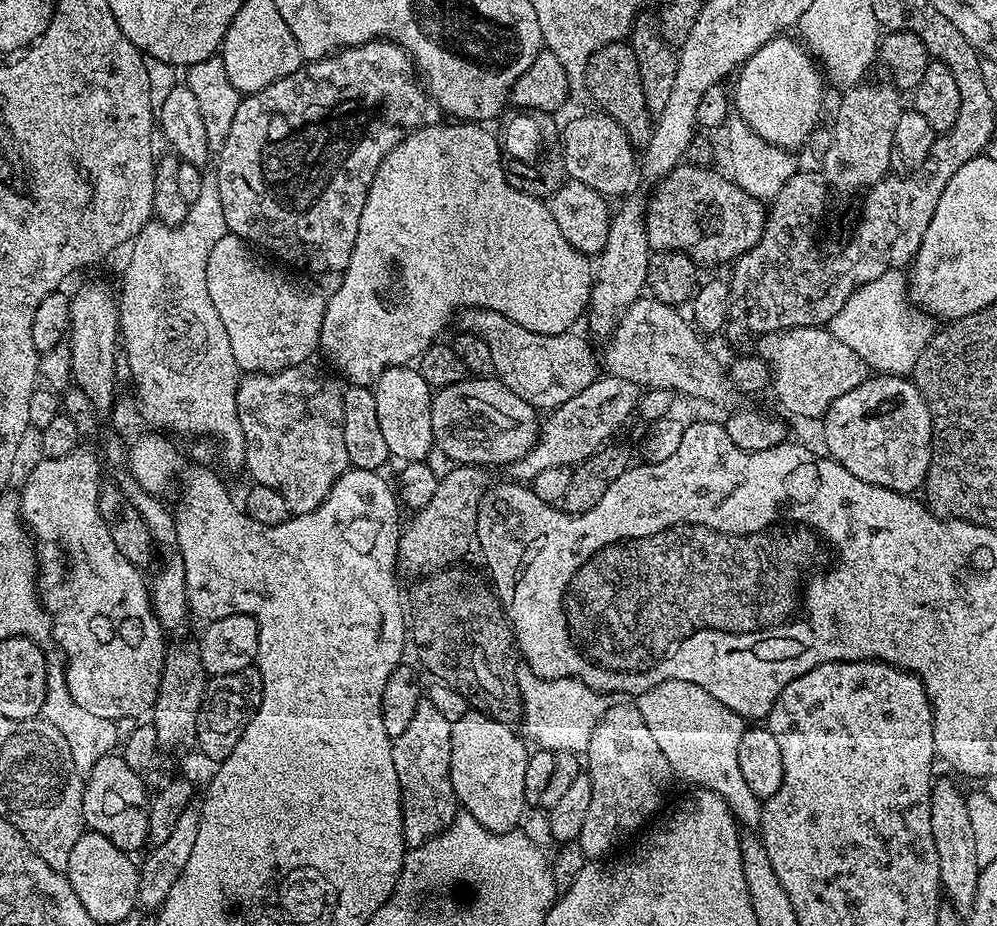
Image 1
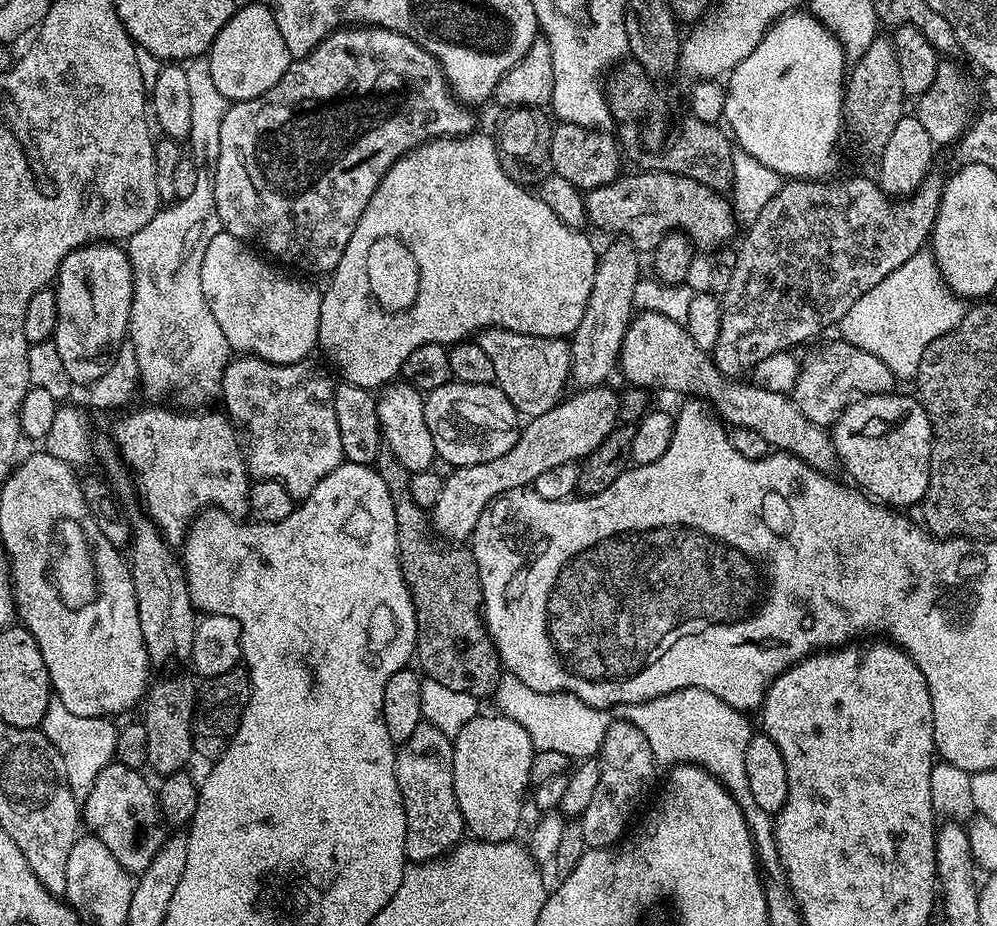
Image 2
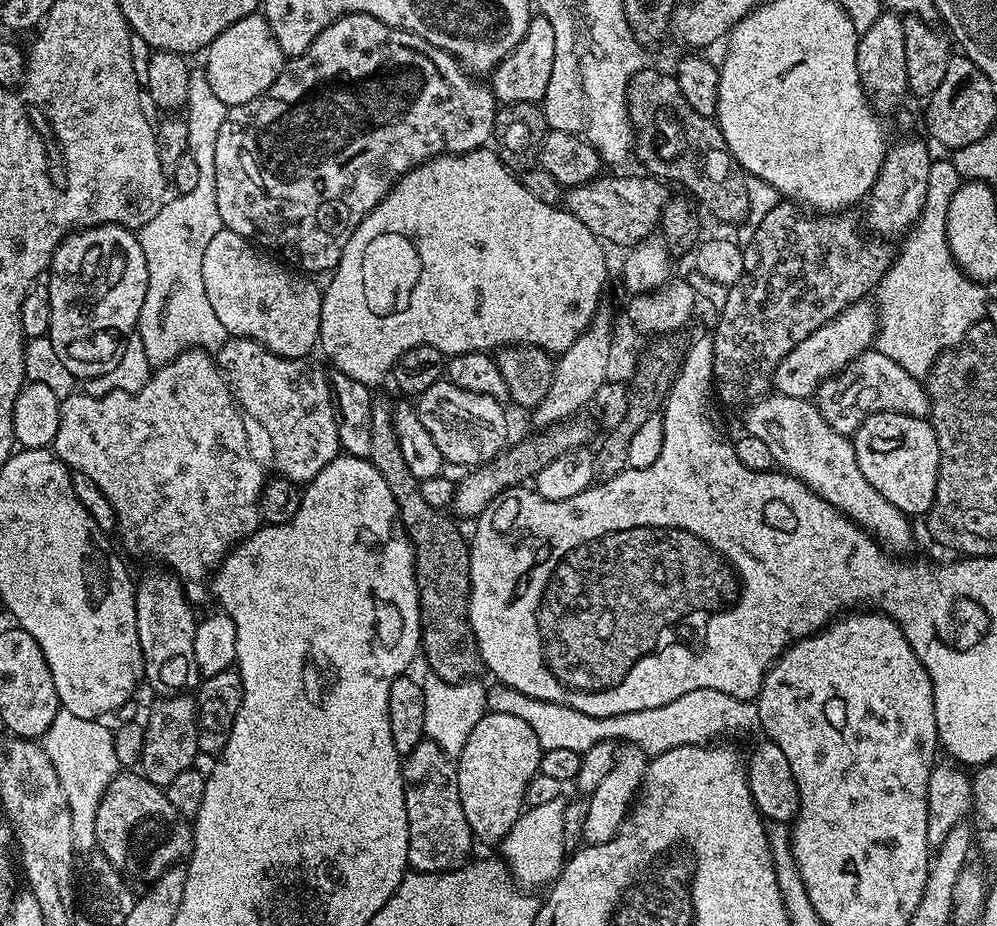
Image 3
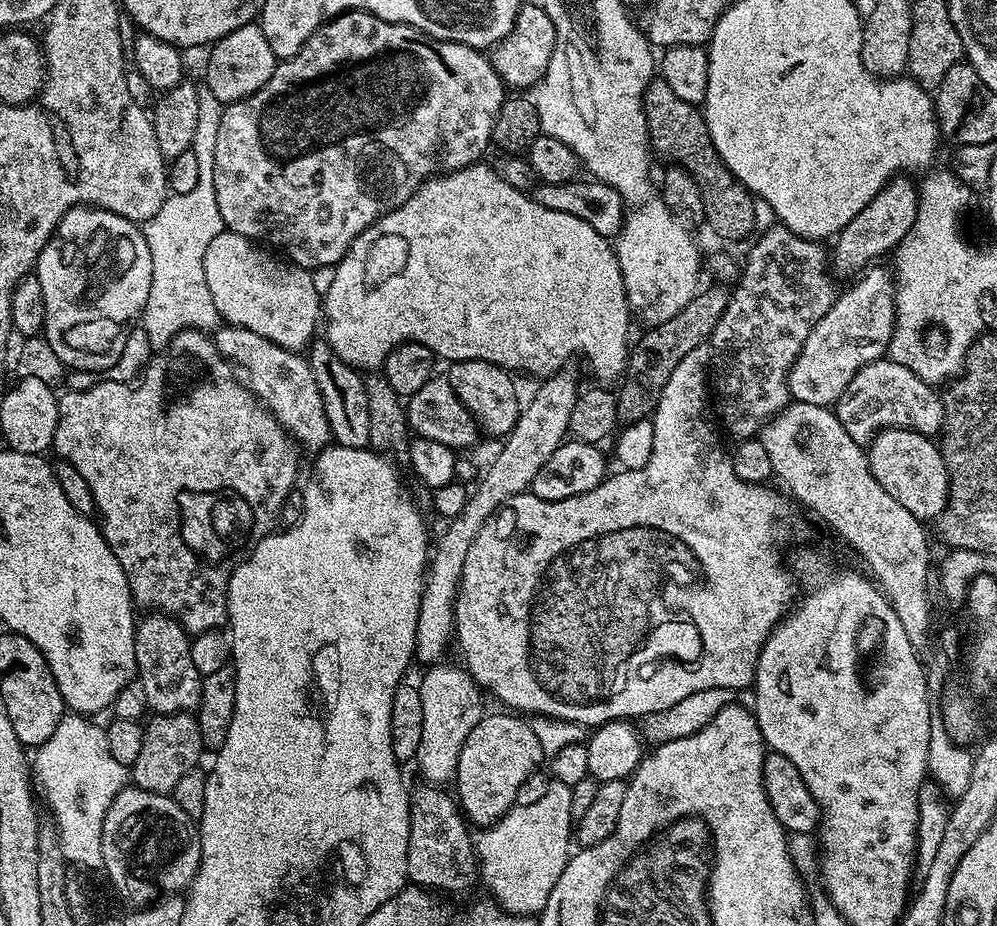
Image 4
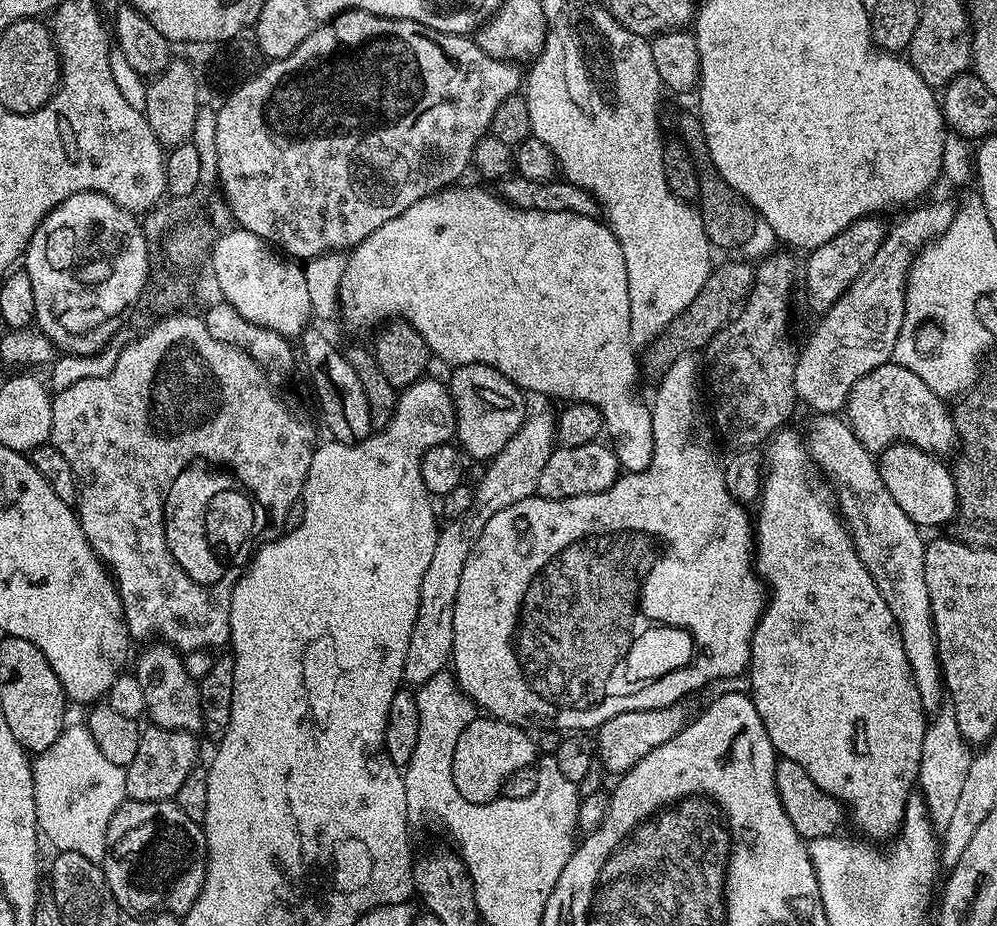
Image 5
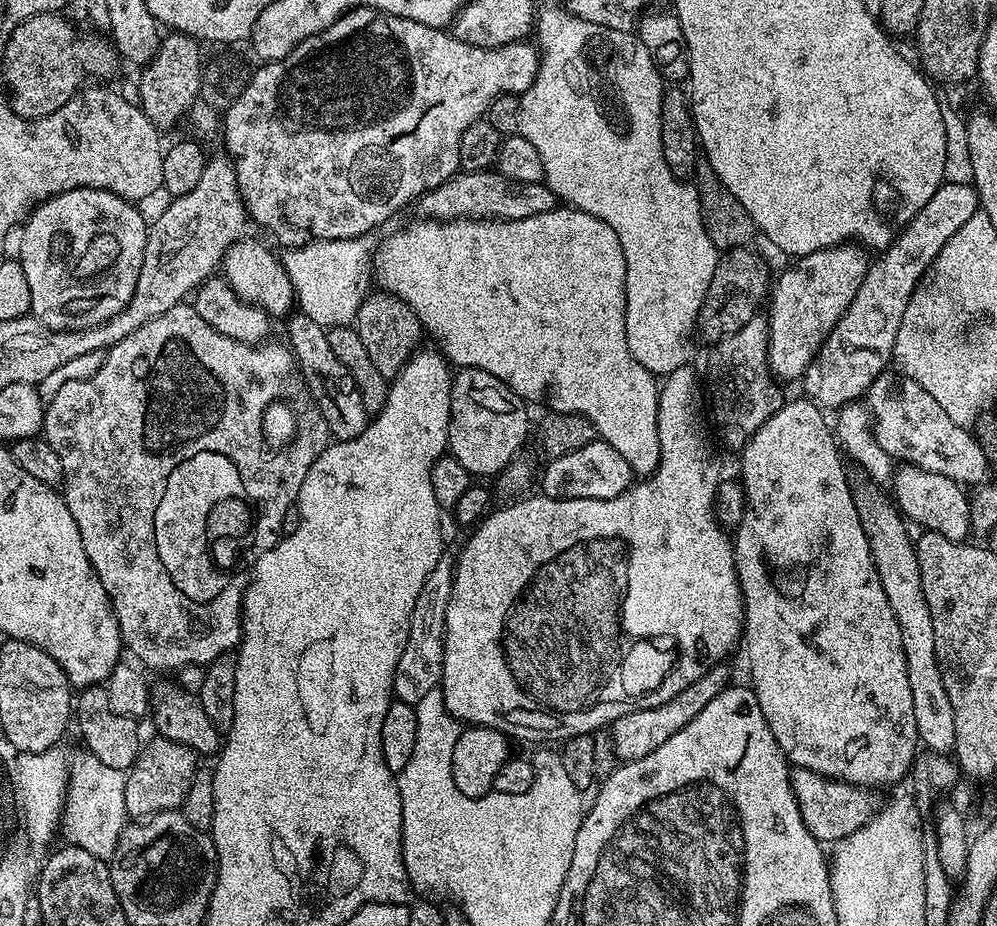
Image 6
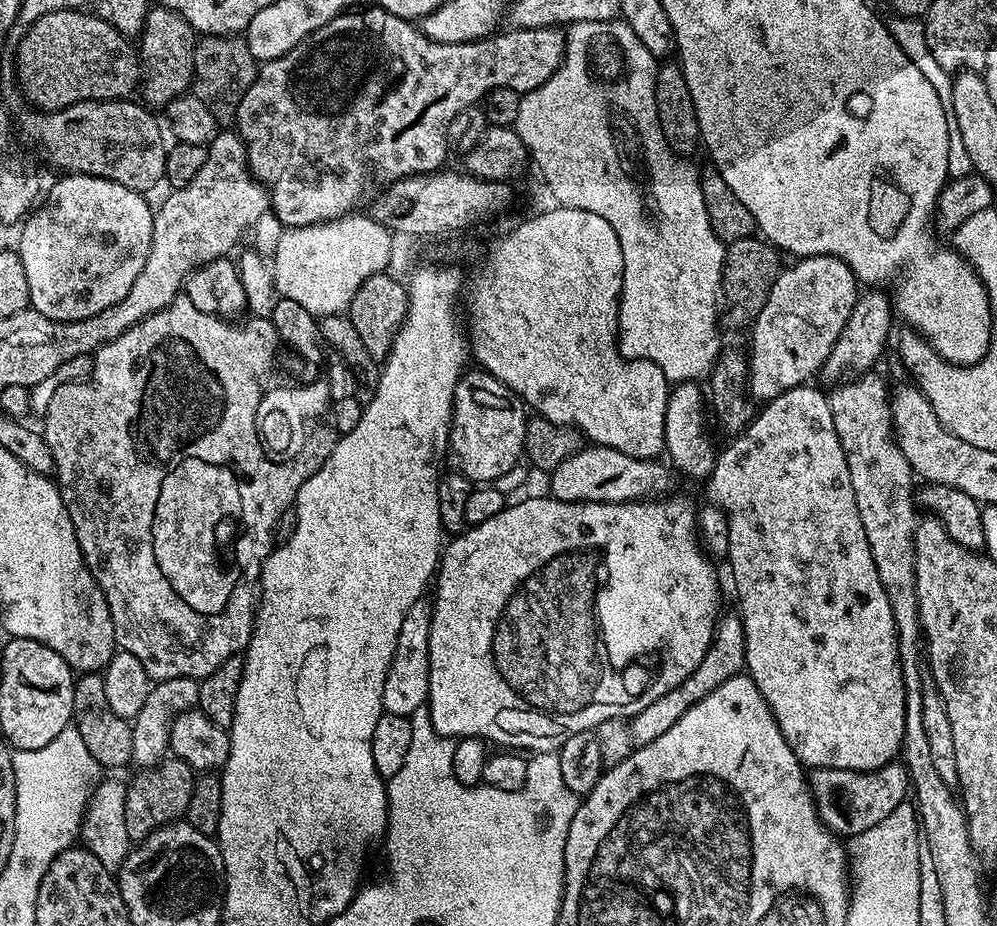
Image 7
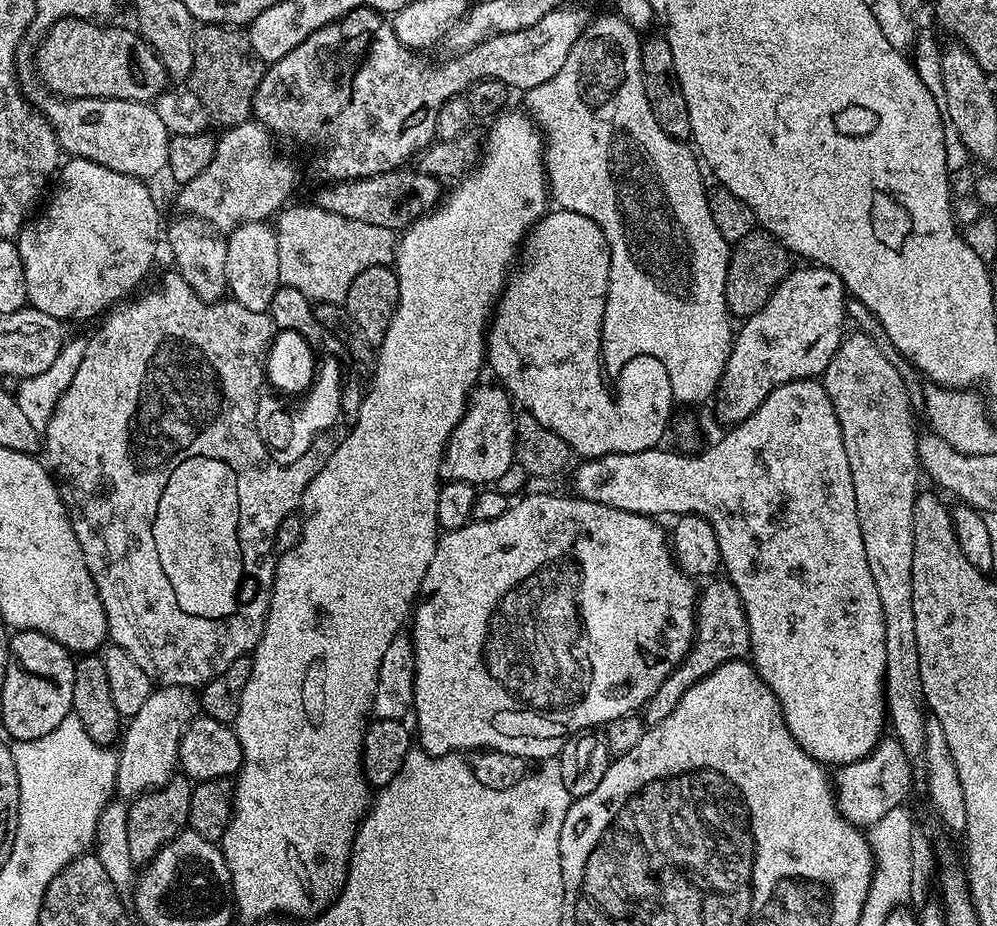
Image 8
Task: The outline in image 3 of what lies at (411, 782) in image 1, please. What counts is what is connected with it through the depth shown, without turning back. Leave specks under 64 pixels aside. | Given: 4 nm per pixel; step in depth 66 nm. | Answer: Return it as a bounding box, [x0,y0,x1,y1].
[403,739,474,872]

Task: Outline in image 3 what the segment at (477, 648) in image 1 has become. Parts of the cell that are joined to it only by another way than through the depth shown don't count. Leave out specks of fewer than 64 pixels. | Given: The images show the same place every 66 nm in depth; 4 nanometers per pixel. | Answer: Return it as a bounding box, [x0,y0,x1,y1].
[368,394,482,682]

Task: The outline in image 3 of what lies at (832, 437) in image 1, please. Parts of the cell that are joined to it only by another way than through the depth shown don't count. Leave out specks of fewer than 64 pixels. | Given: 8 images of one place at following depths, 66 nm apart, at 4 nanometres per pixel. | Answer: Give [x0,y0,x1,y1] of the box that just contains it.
[850,412,940,518]

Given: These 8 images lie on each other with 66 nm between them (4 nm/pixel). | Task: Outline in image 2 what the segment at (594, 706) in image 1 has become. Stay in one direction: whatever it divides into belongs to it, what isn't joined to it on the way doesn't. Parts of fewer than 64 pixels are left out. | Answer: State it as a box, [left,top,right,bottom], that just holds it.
[494,674,610,758]

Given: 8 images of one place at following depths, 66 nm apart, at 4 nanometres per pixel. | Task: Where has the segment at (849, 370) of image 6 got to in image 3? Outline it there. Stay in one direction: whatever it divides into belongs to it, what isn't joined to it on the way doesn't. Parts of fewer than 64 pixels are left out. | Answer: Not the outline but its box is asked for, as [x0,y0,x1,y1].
[771,299,878,400]

